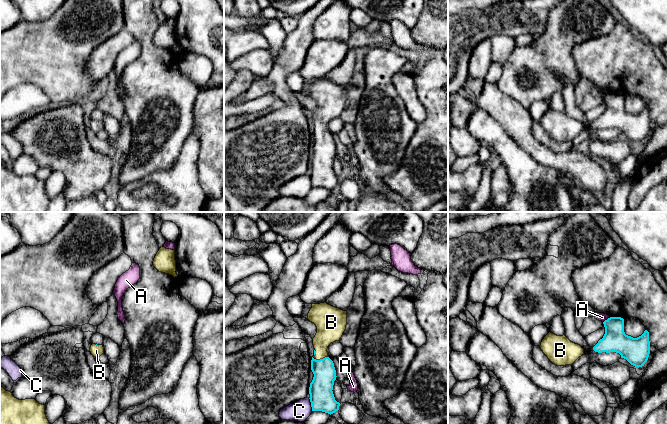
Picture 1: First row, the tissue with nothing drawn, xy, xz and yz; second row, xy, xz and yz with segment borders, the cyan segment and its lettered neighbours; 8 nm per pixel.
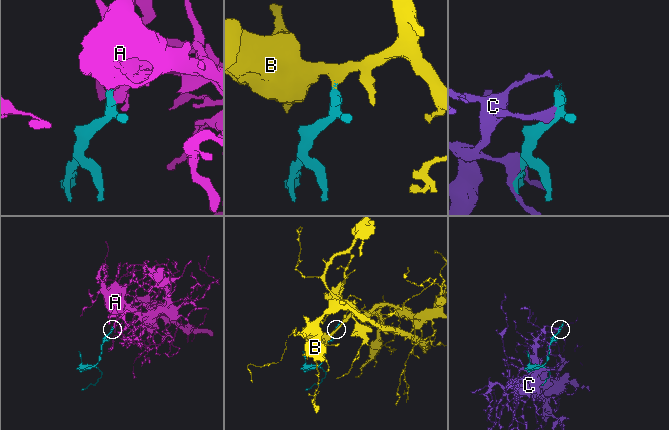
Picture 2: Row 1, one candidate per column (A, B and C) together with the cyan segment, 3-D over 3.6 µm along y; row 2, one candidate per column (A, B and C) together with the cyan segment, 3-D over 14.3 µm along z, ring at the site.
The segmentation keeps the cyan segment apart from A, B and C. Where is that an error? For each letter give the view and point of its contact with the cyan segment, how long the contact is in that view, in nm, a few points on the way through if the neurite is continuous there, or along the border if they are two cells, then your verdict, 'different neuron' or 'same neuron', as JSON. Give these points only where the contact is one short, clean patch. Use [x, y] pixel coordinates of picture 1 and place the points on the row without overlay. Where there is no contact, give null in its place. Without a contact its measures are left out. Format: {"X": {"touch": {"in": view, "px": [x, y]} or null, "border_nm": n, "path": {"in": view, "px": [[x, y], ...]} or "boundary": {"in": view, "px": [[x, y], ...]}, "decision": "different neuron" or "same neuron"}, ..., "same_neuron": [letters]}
{"A": {"touch": {"in": "yz", "px": [607, 95]}, "border_nm": 80, "boundary": {"in": "yz", "px": [[610, 93], [603, 98]]}, "decision": "different neuron"}, "B": {"touch": {"in": "xz", "px": [320, 135]}, "border_nm": 130, "path": {"in": "xz", "px": [[320, 166], [320, 135], [321, 117], [329, 106]]}, "decision": "same neuron"}, "C": {"touch": {"in": "xz", "px": [311, 181]}, "border_nm": 120, "decision": "different neuron"}, "same_neuron": ["B"]}

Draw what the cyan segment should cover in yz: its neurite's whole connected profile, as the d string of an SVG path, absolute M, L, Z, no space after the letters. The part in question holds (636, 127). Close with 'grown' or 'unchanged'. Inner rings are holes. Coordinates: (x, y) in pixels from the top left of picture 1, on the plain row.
M610 93L603 98L605 110L593 123L598 129L616 128L621 134L626 135L635 143L642 143L648 136L650 130L649 108L647 106L633 114L624 108L624 95L621 93Z; unchanged

